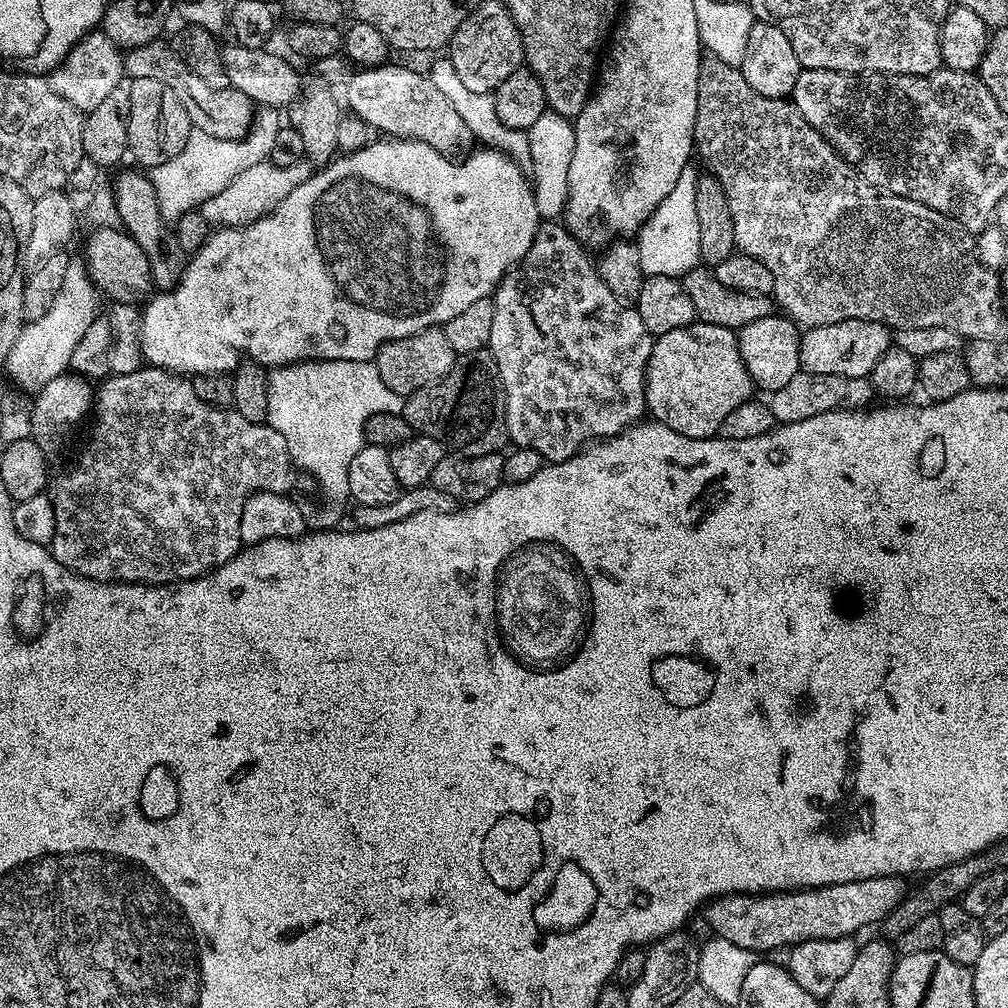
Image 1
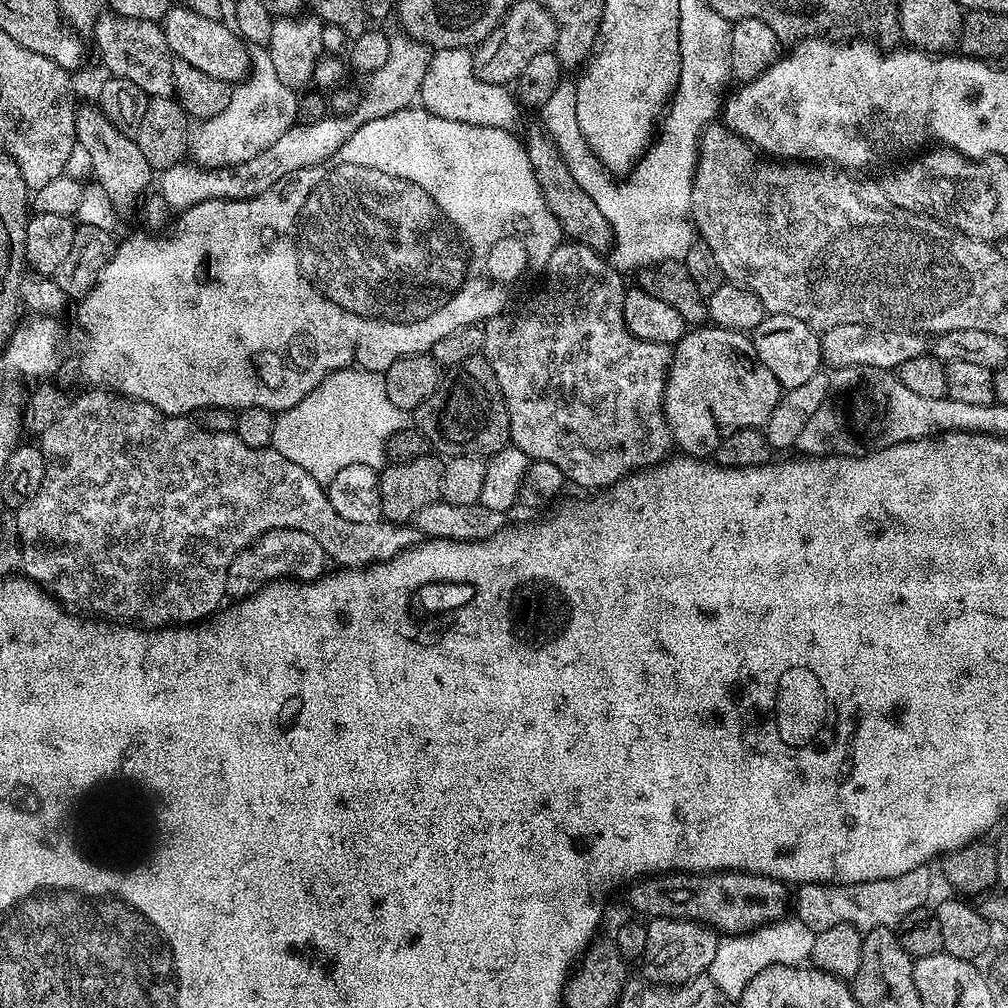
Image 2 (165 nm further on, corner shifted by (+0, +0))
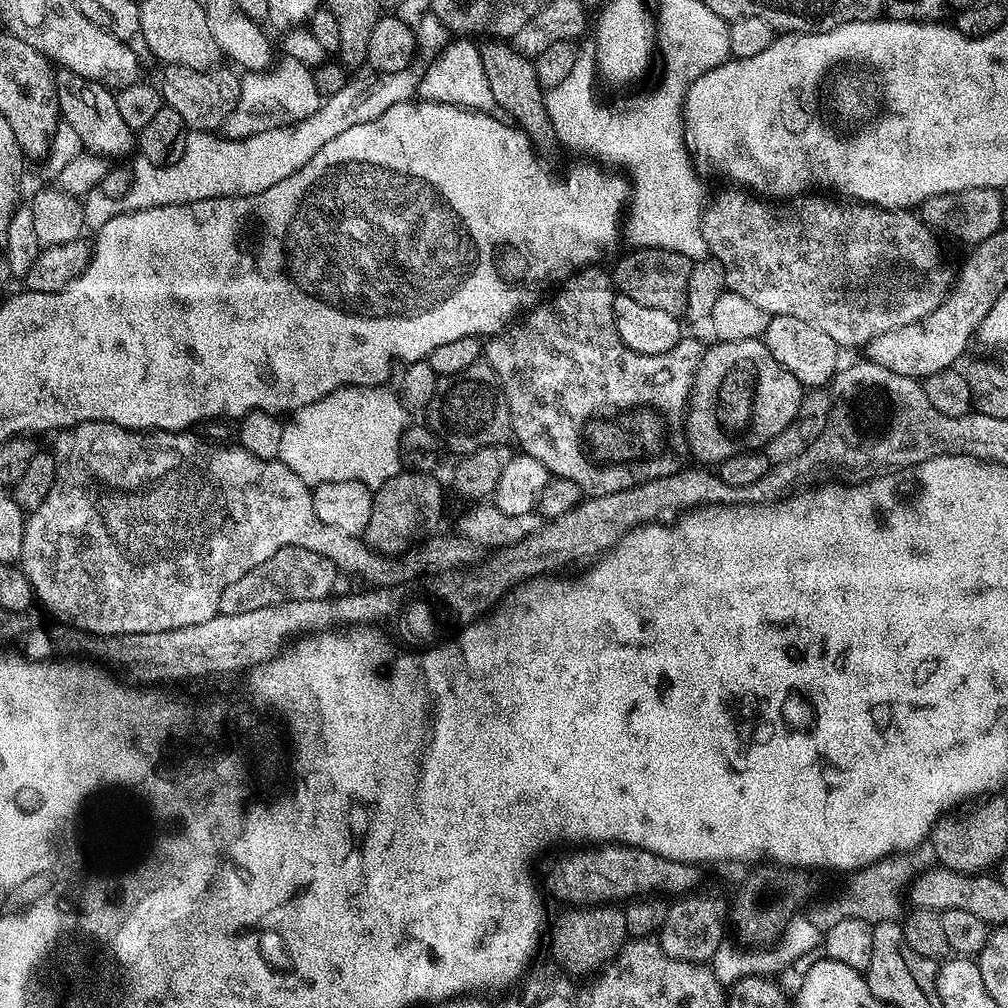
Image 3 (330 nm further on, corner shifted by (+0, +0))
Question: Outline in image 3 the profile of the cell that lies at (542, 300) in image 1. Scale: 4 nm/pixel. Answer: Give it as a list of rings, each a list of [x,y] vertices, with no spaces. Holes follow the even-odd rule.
[[[584,274],[579,278],[569,279],[555,293],[556,300],[550,301],[551,299],[549,299],[547,302],[537,304],[523,318],[509,324],[504,331],[496,333],[483,345],[482,356],[492,367],[494,374],[498,374],[500,385],[506,394],[506,402],[510,406],[510,414],[512,415],[512,436],[520,443],[519,451],[530,458],[538,458],[538,462],[542,462],[542,466],[546,466],[546,470],[553,477],[561,476],[570,482],[578,482],[578,486],[584,493],[589,497],[594,497],[602,494],[614,494],[618,490],[630,490],[639,484],[645,484],[658,478],[666,478],[670,474],[680,471],[689,463],[690,453],[685,418],[692,389],[696,386],[696,376],[700,370],[700,364],[704,361],[706,344],[700,340],[695,340],[692,336],[685,335],[679,340],[675,348],[666,350],[666,354],[650,356],[630,350],[622,342],[614,322],[613,285],[607,279],[604,279],[605,281],[595,280],[594,277],[588,275],[592,274]]]

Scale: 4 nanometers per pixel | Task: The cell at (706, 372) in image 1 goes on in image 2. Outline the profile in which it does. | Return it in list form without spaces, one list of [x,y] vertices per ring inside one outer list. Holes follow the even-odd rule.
[[[696,326],[691,330],[685,331],[682,339],[672,348],[672,362],[668,366],[668,380],[664,383],[664,420],[668,423],[669,430],[672,431],[675,447],[683,455],[708,458],[716,453],[723,440],[730,438],[730,434],[734,434],[739,428],[760,428],[767,422],[770,414],[774,414],[774,406],[778,406],[781,395],[782,389],[778,378],[774,378],[774,374],[770,374],[770,370],[766,370],[766,366],[760,361],[758,354],[754,350],[751,339],[745,333],[731,332],[729,328]]]

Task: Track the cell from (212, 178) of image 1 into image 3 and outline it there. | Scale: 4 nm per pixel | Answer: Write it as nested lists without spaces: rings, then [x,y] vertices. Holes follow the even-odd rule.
[[[285,59],[283,63],[281,68],[276,66],[263,72],[244,72],[240,76],[238,106],[234,106],[230,118],[224,123],[223,135],[231,140],[250,138],[254,134],[262,134],[262,130],[302,122],[302,118],[310,118],[310,114],[320,108],[322,97],[318,86],[314,86],[312,68],[297,60]]]

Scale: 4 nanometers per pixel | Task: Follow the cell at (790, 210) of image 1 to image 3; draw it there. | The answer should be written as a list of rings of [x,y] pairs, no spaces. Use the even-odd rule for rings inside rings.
[[[743,191],[724,192],[716,201],[709,203],[702,212],[702,234],[708,243],[708,251],[711,259],[722,262],[722,270],[726,270],[727,291],[742,294],[742,298],[747,298],[749,302],[755,302],[762,306],[762,310],[768,312],[769,317],[789,316],[799,318],[802,322],[810,322],[810,326],[815,326],[818,330],[830,334],[834,342],[839,344],[841,349],[856,348],[866,346],[878,334],[886,334],[886,330],[898,330],[898,326],[910,326],[910,322],[918,322],[930,314],[940,304],[942,293],[945,291],[944,276],[940,273],[942,266],[942,256],[934,256],[930,242],[920,242],[920,238],[914,238],[914,226],[894,226],[892,224],[892,210],[867,206],[854,202],[837,202],[832,198],[825,198],[820,194],[808,194],[795,202],[763,202],[758,198],[749,198]]]

